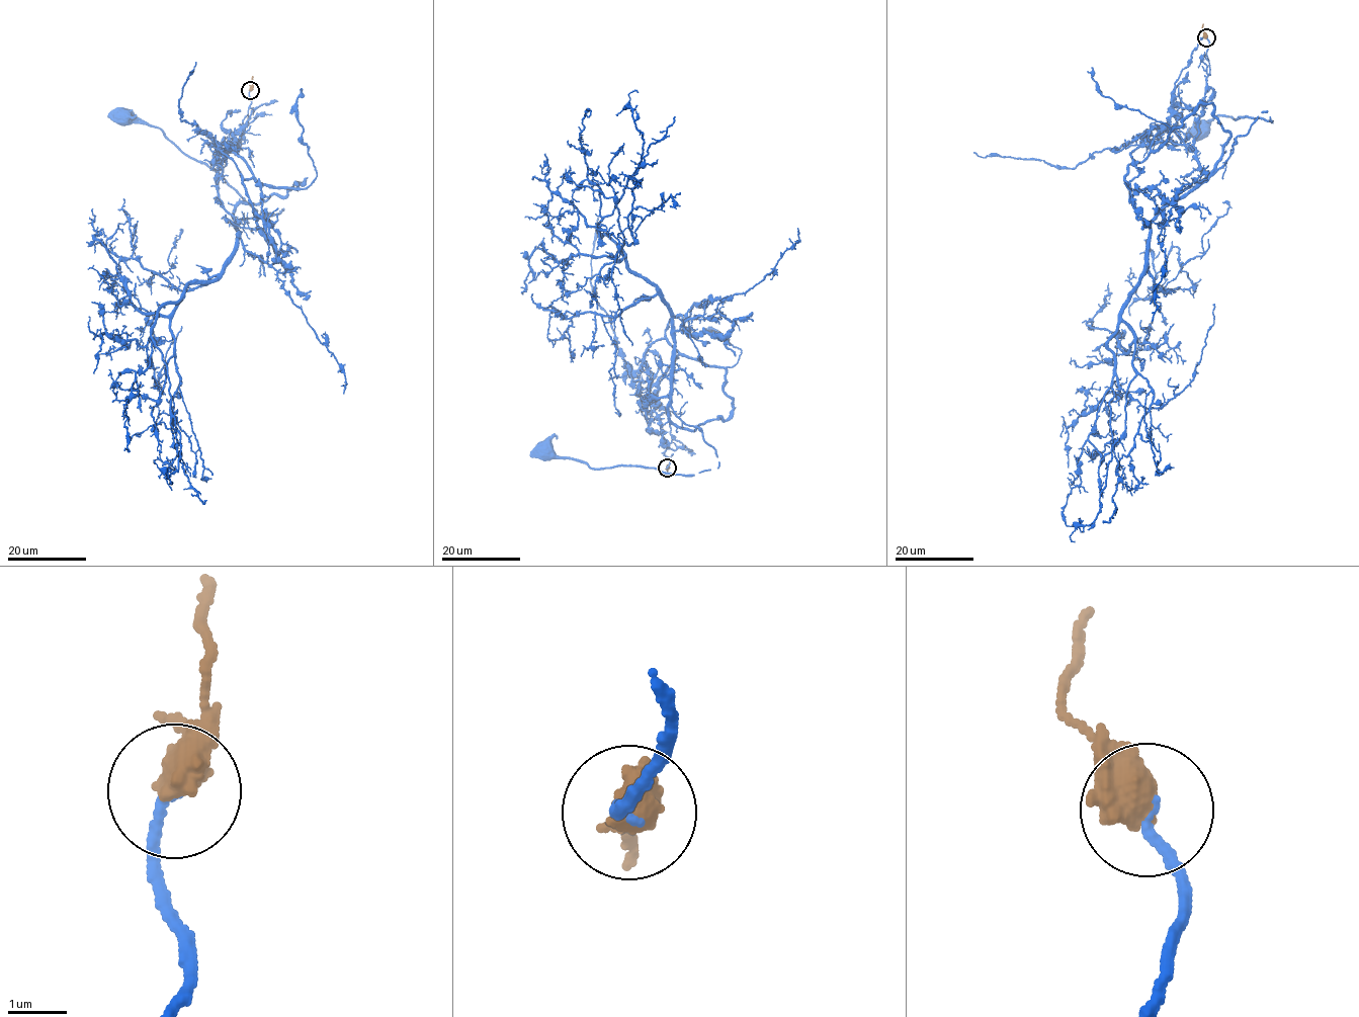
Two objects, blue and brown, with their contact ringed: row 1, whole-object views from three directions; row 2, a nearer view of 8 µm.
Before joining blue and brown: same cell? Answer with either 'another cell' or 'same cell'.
same cell

